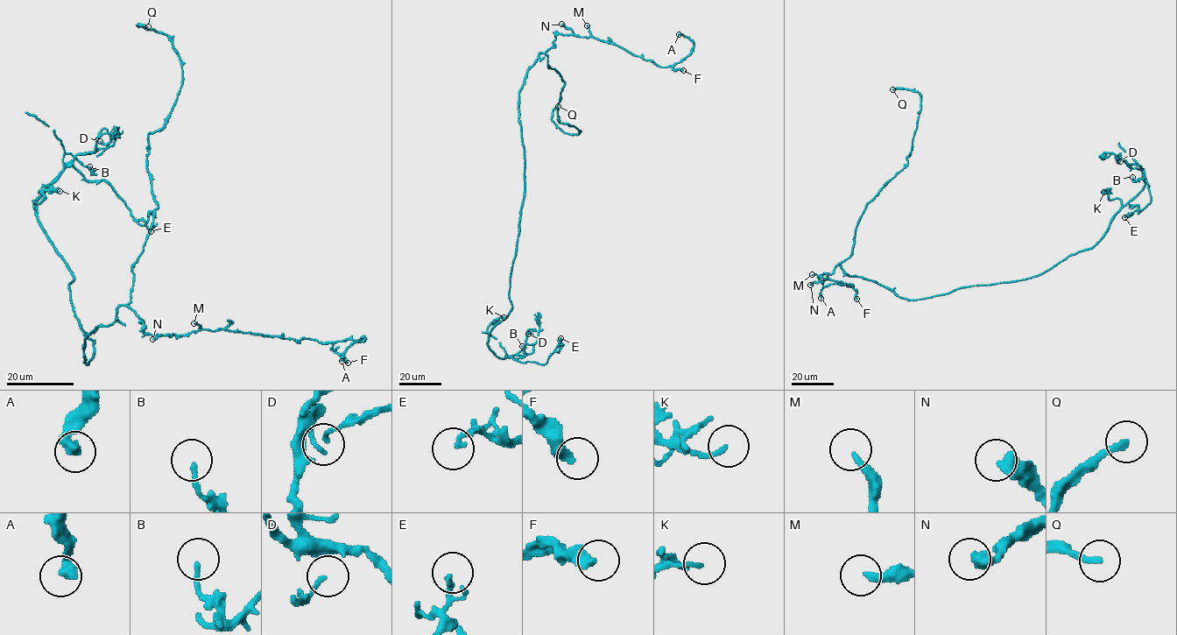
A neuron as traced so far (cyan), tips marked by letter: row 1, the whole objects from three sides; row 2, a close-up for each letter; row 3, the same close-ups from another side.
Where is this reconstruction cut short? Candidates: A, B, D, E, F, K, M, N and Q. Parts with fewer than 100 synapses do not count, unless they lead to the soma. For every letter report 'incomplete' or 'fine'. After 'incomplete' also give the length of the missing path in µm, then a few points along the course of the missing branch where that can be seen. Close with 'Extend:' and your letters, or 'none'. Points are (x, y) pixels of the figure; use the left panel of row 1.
A: fine
B: fine
D: fine
E: fine
F: fine
K: fine
M: fine
N: fine
Q: fine
Extend: none

